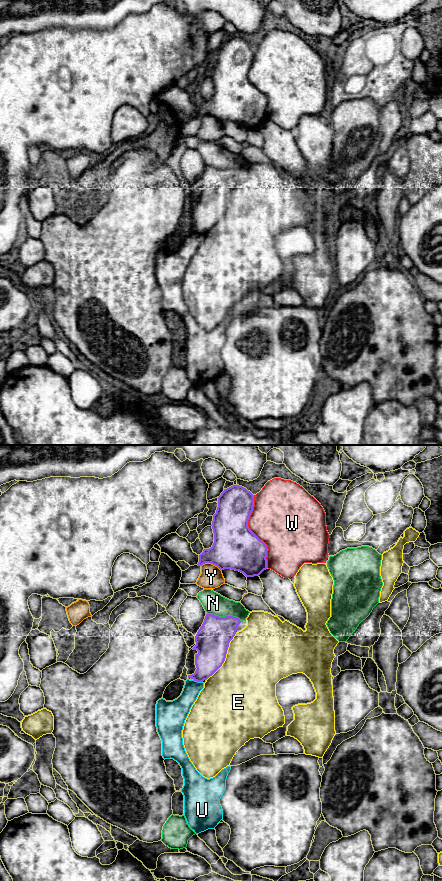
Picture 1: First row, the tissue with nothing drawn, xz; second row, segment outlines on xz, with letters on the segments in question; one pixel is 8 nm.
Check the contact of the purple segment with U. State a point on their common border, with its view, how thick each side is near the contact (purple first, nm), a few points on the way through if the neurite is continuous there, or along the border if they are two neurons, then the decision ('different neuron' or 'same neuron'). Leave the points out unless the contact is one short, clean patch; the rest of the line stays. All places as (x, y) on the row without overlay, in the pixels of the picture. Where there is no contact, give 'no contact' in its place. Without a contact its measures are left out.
xz (198, 233) | 220/150 nm | along xz (193, 232), (202, 234) | different neuron

